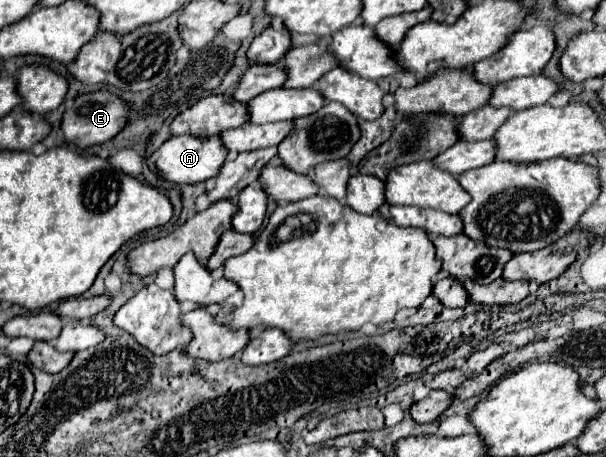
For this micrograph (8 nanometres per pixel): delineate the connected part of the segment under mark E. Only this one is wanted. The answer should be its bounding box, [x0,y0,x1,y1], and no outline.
[60,90,128,148]

